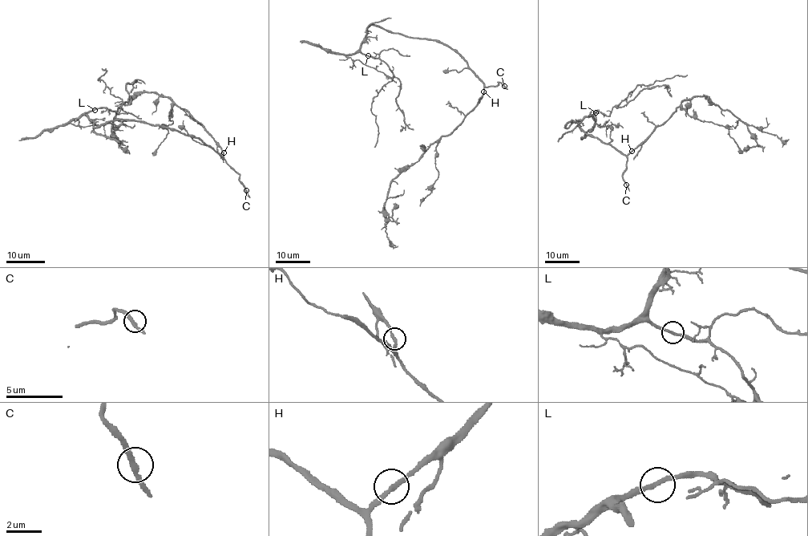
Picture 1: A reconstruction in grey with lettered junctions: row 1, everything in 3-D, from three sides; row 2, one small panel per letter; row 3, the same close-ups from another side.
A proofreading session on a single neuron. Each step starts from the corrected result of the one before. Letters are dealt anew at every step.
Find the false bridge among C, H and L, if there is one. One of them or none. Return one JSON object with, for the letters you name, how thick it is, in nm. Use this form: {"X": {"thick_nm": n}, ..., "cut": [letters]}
{"cut": []}

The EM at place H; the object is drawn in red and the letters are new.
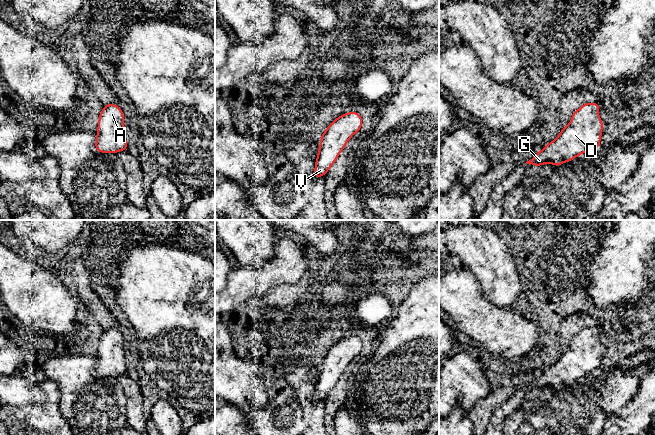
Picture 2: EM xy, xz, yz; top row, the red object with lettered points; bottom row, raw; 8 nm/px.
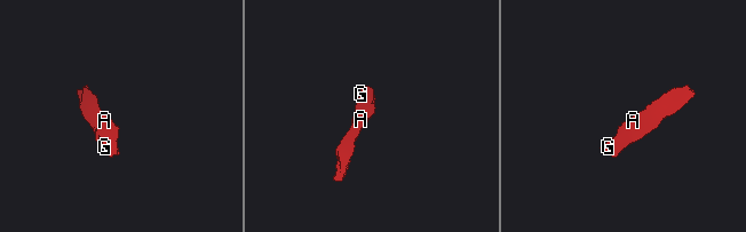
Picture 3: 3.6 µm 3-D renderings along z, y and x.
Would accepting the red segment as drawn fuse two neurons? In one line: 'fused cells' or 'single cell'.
single cell

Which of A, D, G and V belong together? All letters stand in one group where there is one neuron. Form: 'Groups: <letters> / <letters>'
Groups: A D G V

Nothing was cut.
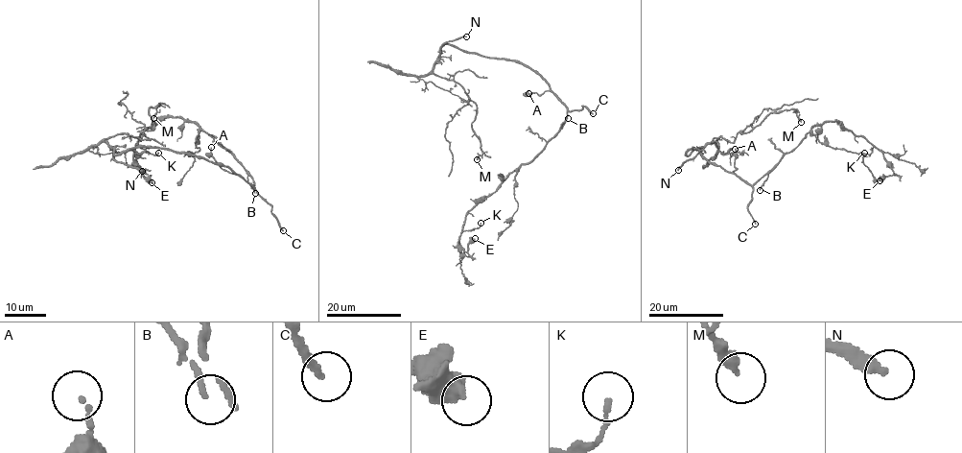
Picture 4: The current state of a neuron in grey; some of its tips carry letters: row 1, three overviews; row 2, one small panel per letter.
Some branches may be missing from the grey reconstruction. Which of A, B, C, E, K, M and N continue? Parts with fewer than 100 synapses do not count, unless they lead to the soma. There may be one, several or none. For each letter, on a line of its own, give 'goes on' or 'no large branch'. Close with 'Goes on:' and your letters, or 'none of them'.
A: no large branch
B: no large branch
C: goes on
E: no large branch
K: no large branch
M: no large branch
N: goes on
Goes on: C, N

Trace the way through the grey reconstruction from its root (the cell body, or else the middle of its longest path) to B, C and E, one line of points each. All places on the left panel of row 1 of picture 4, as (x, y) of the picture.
B: (226, 167), (254, 187), (254, 181), (248, 175), (247, 182), (255, 193)
C: (226, 167), (247, 181), (271, 206), (272, 215), (283, 230)
E: (226, 167), (254, 187), (249, 173), (212, 135), (183, 118), (161, 117), (140, 134), (133, 154), (152, 182)

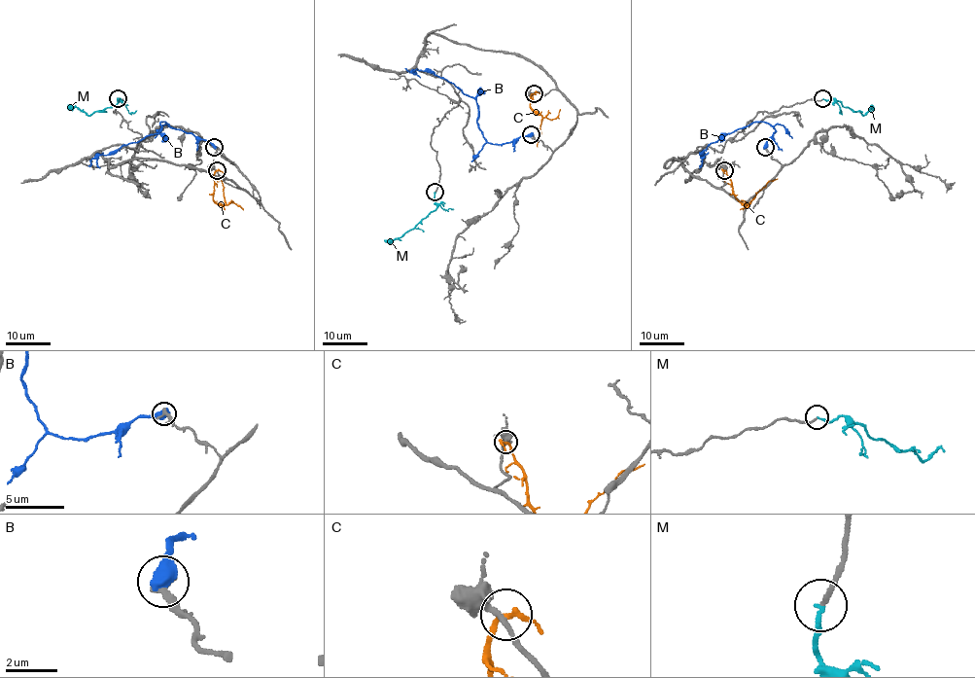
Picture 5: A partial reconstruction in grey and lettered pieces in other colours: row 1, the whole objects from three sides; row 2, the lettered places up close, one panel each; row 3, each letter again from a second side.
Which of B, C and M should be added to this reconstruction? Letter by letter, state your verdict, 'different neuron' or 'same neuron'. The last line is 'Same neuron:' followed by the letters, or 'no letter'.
B: different neuron
C: different neuron
M: same neuron
Same neuron: M

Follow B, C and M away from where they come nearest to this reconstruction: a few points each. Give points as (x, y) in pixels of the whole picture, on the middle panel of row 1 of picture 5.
B: (531, 135), (492, 144), (482, 133), (473, 97), (431, 72), (404, 68)
C: (534, 93), (530, 105), (540, 116), (540, 132), (537, 146)
M: (435, 193), (436, 208), (413, 229), (394, 240), (384, 242)

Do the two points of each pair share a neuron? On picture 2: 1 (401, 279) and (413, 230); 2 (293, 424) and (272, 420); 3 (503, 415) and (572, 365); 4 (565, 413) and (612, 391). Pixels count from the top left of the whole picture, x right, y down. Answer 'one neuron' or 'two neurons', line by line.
1: two neurons
2: one neuron
3: one neuron
4: one neuron

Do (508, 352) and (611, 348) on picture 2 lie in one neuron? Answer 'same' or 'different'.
different

